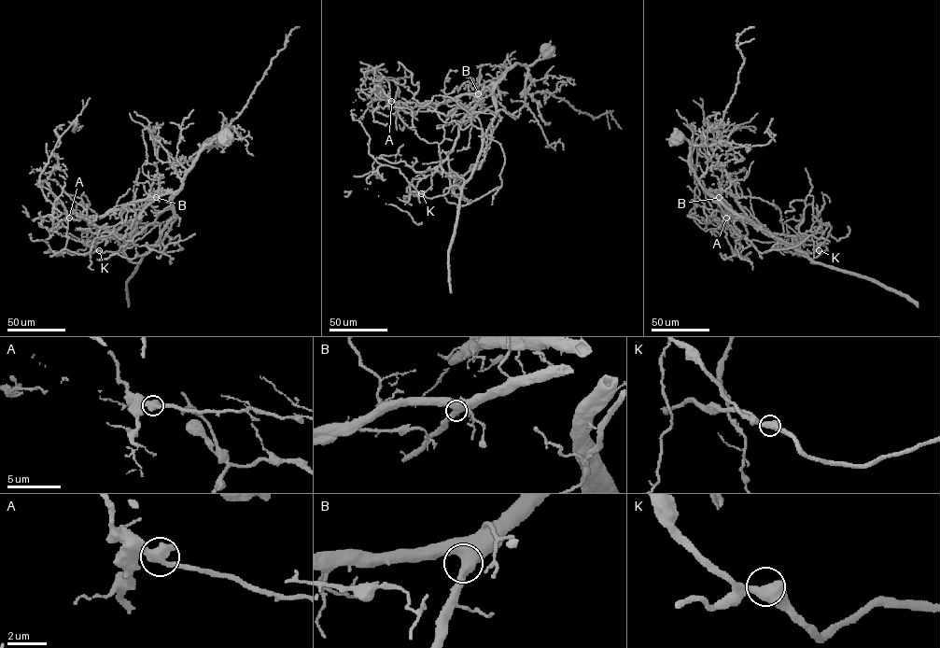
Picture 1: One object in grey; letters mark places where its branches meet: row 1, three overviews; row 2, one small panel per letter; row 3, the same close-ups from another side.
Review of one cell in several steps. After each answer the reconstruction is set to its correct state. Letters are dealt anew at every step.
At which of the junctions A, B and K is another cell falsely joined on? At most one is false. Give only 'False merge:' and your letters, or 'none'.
False merge: A

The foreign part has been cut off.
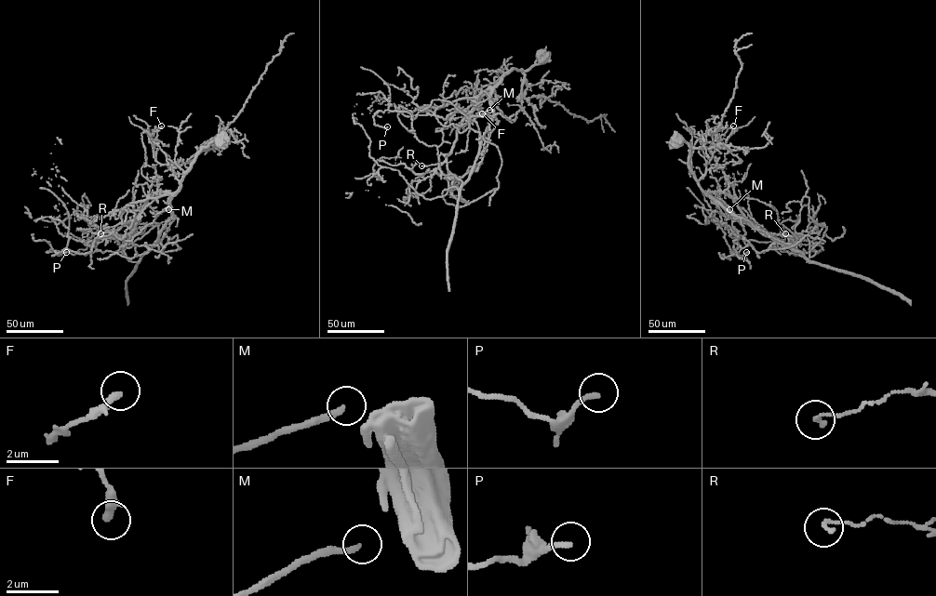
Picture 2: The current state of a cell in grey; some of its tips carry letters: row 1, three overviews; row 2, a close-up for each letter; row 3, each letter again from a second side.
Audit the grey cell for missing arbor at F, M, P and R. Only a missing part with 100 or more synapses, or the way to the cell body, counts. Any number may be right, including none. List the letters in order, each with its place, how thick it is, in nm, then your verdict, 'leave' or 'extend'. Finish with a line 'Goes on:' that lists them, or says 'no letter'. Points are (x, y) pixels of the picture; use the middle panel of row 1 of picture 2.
F: at (482, 113); 320 nm thick; leave
M: at (489, 110); 240 nm thick; extend
P: at (387, 126); 190 nm thick; leave
R: at (421, 165); 150 nm thick; leave
Goes on: M

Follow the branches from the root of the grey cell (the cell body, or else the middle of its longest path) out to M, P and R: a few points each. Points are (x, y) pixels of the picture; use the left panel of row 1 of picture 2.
M: (222, 139), (212, 141), (197, 154), (173, 195), (171, 216), (158, 233), (159, 224), (153, 220), (168, 209)
P: (222, 139), (204, 146), (179, 189), (148, 204), (122, 239), (113, 232), (85, 254), (52, 256), (66, 252)
R: (222, 139), (212, 141), (202, 148), (176, 192), (156, 192), (148, 199), (130, 232), (100, 233)

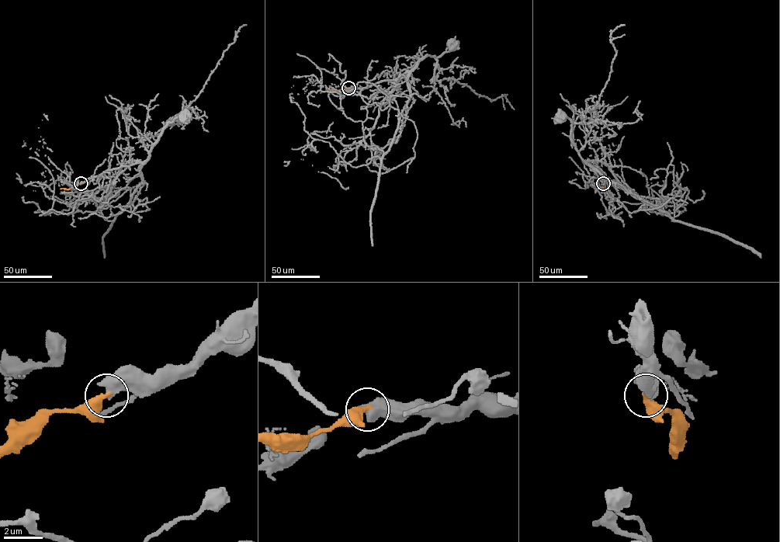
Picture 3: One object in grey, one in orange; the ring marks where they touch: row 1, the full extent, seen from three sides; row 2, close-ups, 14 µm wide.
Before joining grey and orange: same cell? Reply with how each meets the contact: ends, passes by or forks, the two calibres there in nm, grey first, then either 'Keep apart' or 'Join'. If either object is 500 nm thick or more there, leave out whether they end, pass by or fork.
Thickness 700 nm (grey) against 420 nm. Keep apart

